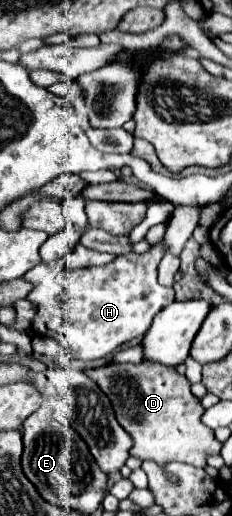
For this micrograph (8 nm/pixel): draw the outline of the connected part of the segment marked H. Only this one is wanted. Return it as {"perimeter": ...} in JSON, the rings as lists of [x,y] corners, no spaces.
{"perimeter":[[[158,242],[146,254],[132,252],[118,256],[106,266],[82,270],[66,268],[66,272],[58,276],[62,292],[54,300],[36,306],[36,316],[32,320],[34,332],[56,338],[70,358],[76,360],[104,358],[124,342],[140,338],[148,330],[152,318],[174,302],[174,290],[156,282],[156,268],[162,256],[162,242]]]}

